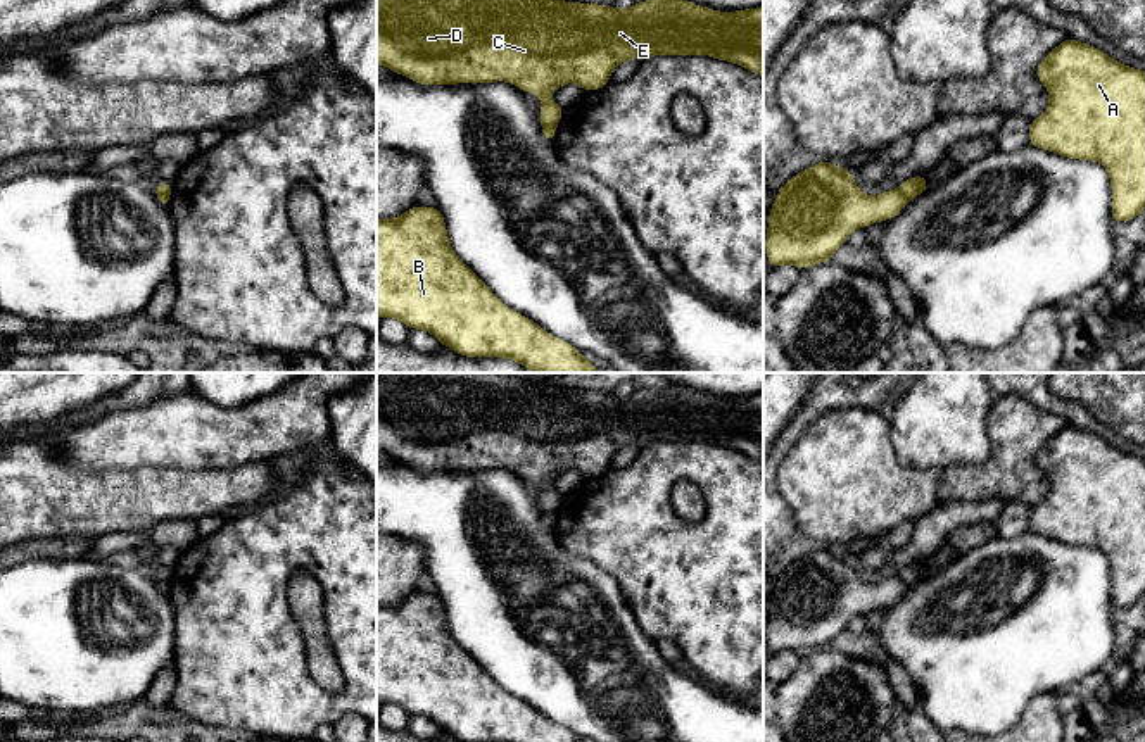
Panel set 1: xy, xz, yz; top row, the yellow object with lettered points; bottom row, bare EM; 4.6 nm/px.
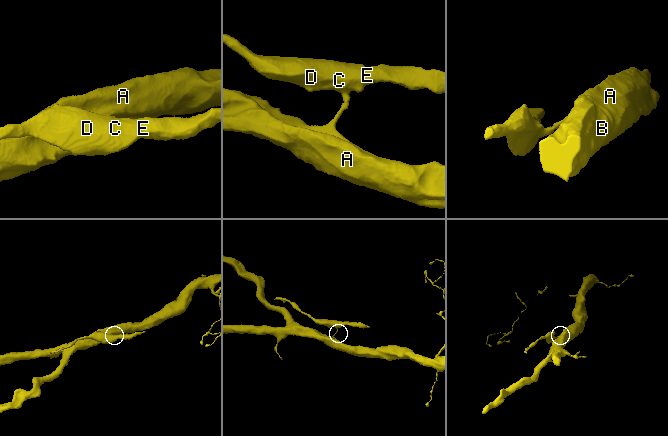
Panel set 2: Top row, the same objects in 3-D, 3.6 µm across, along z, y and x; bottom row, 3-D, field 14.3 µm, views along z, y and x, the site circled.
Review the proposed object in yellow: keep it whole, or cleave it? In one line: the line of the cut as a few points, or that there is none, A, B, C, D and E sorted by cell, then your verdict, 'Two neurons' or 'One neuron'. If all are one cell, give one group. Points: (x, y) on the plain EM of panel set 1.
Split along xz (543, 511), (555, 513). Groups: A B / C D E. Two neurons

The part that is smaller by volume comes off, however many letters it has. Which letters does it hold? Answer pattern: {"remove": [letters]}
{"remove": ["C", "D", "E"]}

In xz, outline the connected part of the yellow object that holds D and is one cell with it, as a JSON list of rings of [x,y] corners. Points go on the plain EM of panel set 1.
[[[376,373],[376,450],[420,471],[513,469],[542,487],[542,512],[558,512],[563,504],[565,495],[547,483],[558,473],[577,469],[585,478],[601,476],[618,450],[653,442],[710,442],[763,462],[763,393],[718,399],[665,381],[620,397],[527,381],[506,373]]]

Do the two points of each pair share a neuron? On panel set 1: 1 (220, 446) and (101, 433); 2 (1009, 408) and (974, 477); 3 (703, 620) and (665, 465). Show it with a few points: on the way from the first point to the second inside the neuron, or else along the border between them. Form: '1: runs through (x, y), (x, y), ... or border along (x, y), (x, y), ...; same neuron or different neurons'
1: runs through (190, 435), (130, 435); same neuron
2: runs through (1009, 427), (1009, 451), (993, 466); same neuron
3: runs through (683, 582), (658, 558), (658, 503); same neuron

